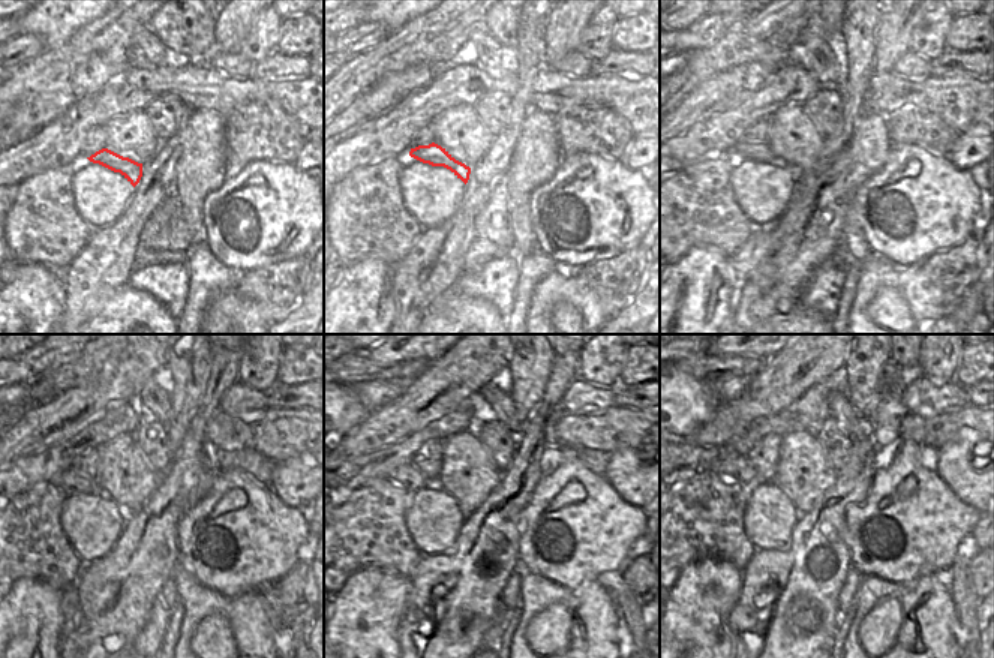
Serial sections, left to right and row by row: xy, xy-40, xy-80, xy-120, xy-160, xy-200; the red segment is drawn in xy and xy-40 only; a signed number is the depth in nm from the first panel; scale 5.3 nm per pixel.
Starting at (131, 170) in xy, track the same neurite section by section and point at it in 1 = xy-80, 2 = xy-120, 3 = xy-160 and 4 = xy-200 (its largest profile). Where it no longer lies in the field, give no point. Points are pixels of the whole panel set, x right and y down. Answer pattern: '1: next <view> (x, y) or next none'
1: next xy-80 (759, 152)
2: next xy-120 (71, 481)
3: next xy-160 (407, 477)
4: next xy-200 (732, 466)

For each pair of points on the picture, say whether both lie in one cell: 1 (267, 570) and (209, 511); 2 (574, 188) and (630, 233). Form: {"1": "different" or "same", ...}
{"1": "same", "2": "same"}

